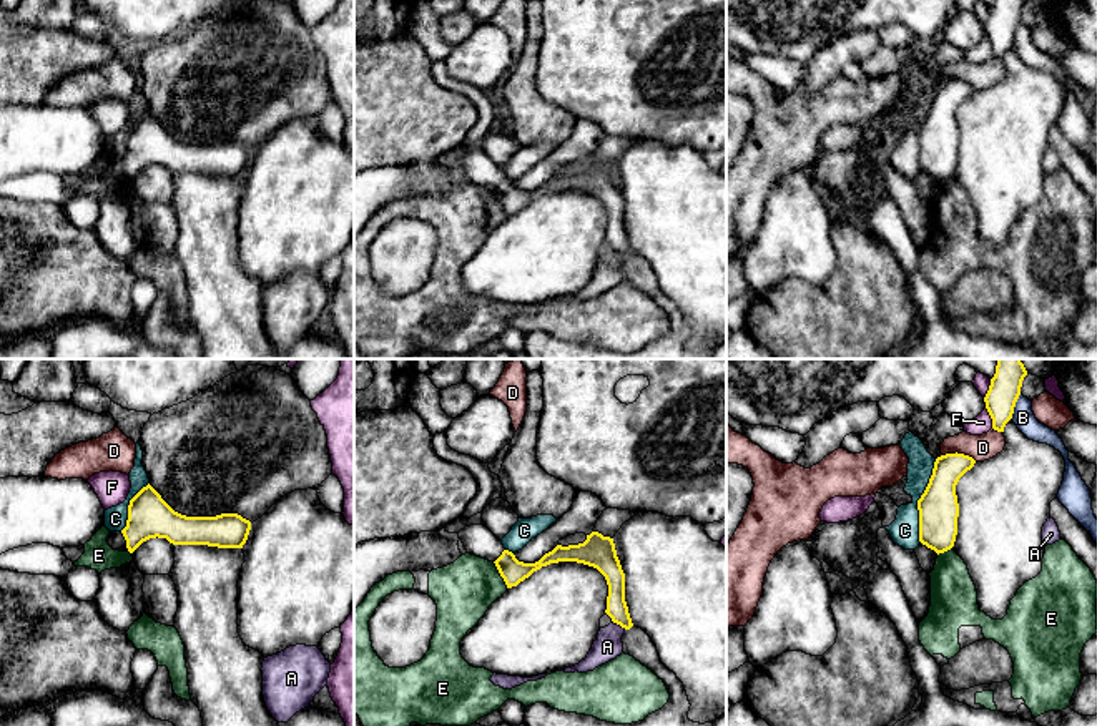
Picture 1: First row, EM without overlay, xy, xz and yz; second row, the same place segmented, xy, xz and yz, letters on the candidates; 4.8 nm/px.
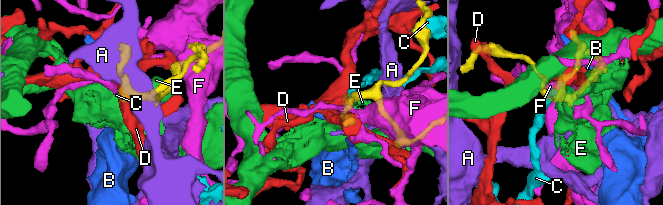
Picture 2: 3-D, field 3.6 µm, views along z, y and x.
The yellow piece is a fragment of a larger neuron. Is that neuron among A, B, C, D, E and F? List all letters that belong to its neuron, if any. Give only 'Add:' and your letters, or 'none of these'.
Add: none of these

